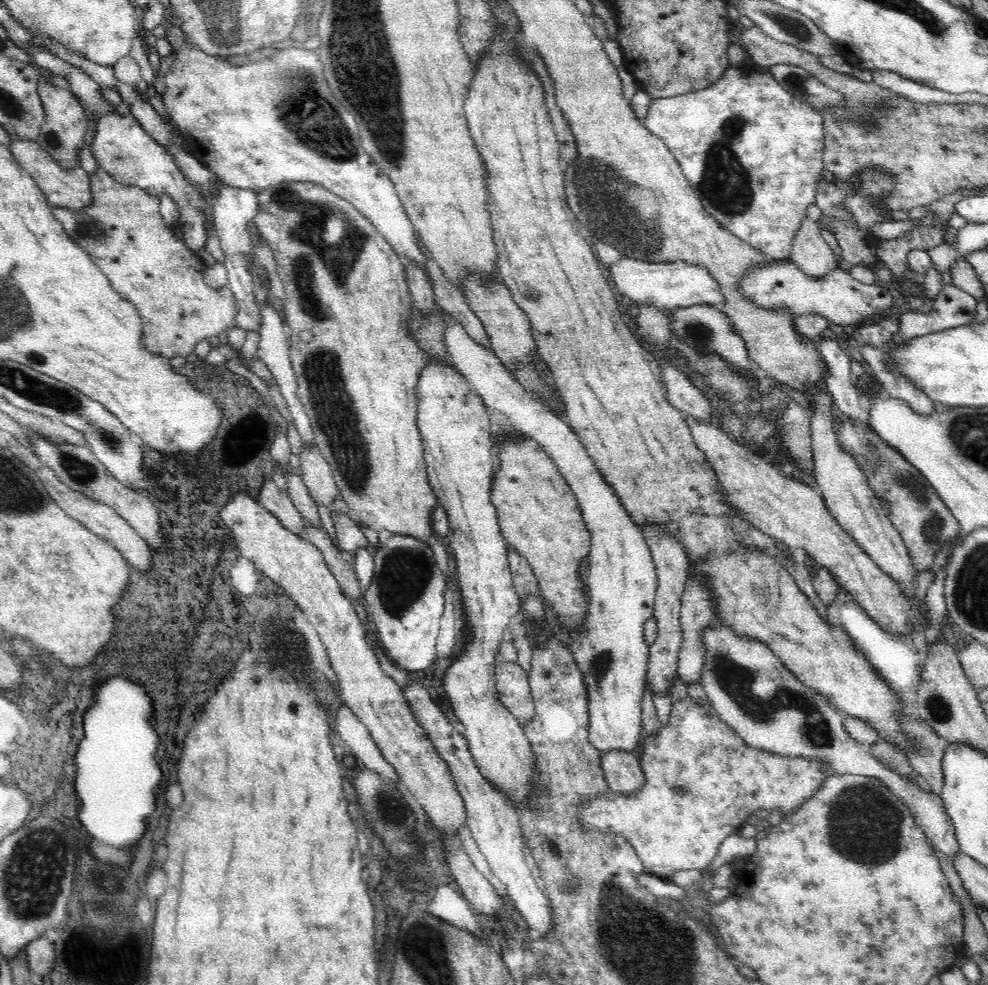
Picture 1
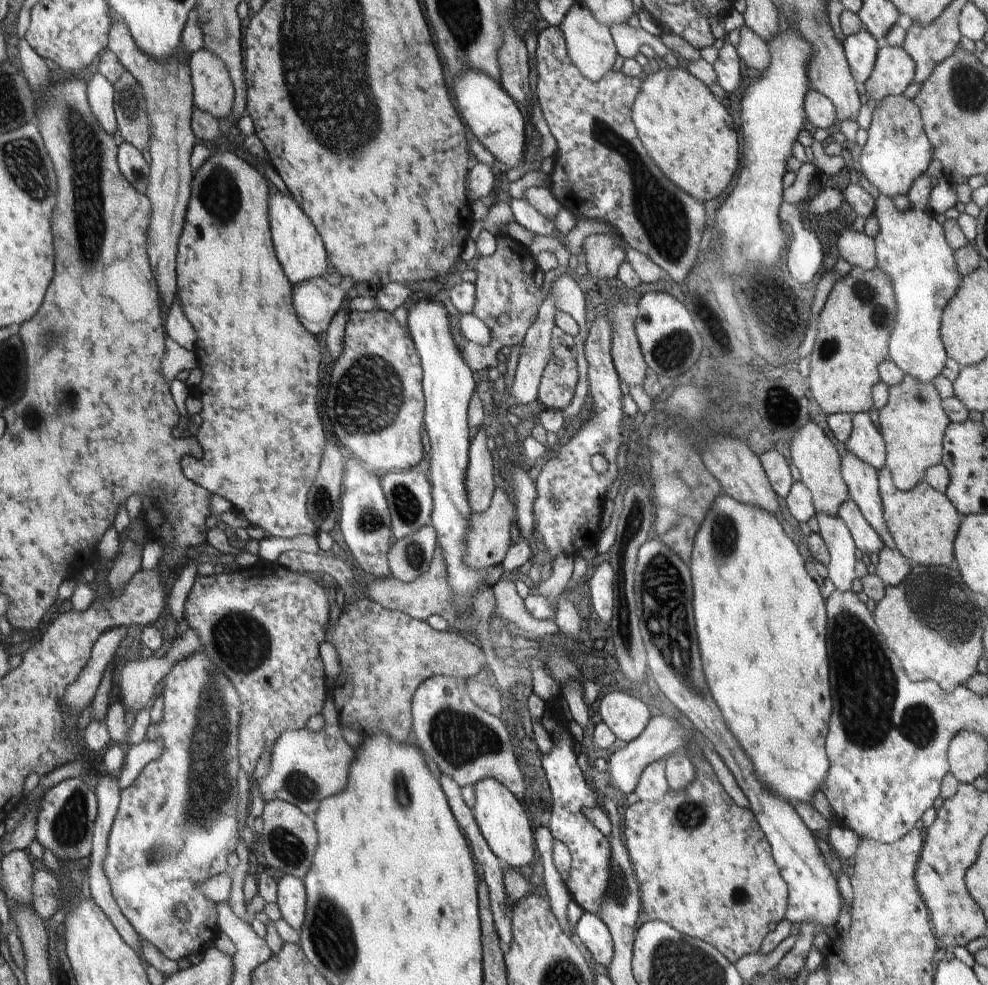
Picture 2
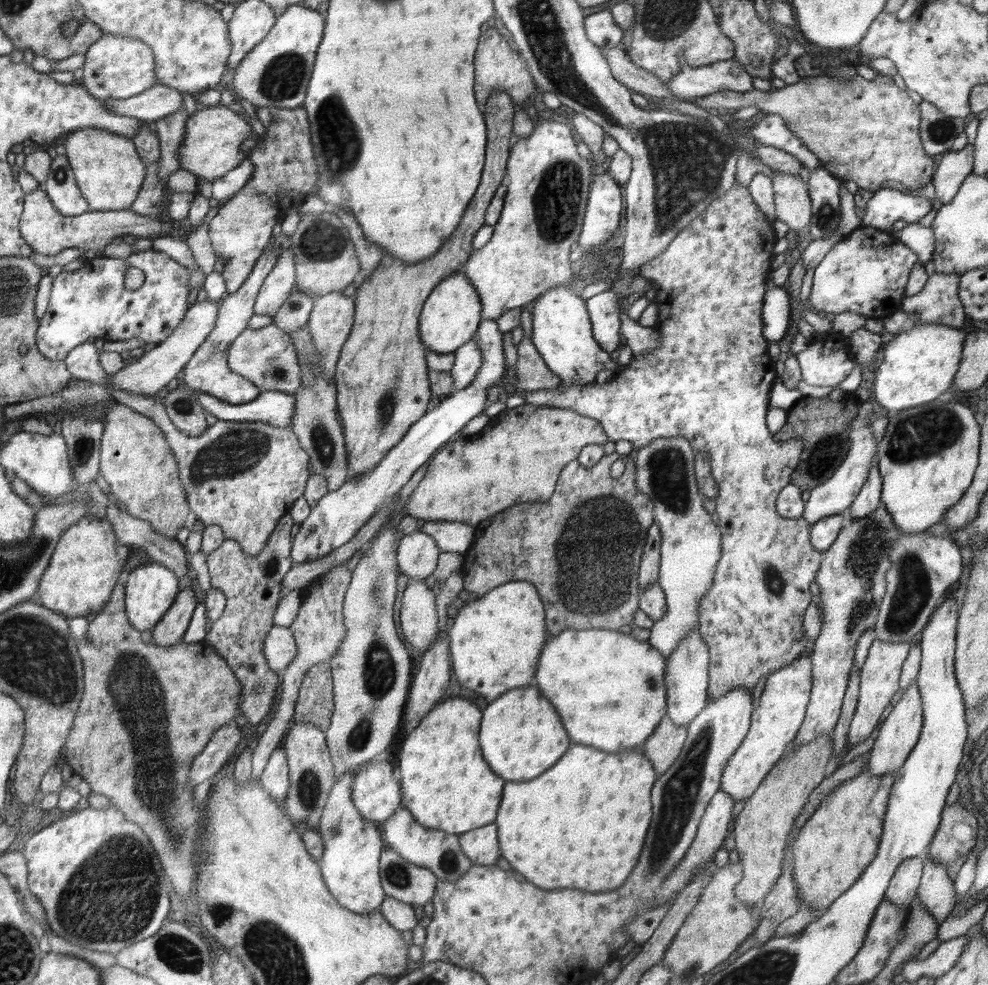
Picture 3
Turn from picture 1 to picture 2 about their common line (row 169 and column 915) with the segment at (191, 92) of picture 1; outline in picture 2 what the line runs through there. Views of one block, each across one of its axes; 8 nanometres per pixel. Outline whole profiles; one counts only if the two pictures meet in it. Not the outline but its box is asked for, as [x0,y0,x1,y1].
[873,196,963,384]

